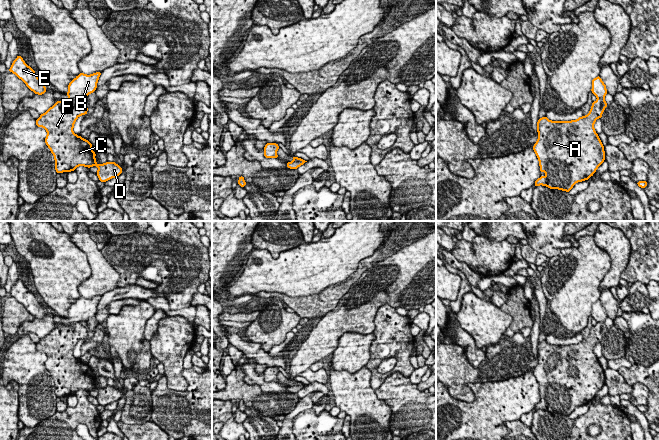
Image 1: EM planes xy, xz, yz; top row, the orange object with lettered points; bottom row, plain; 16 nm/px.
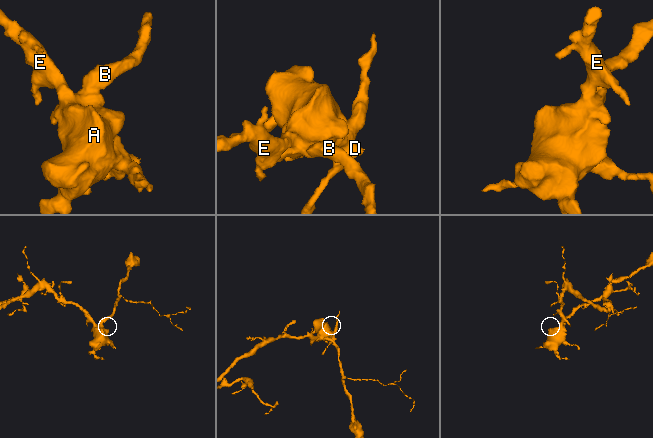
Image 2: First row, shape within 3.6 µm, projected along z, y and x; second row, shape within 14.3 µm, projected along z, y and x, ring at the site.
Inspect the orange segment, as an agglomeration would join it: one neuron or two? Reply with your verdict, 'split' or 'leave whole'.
split

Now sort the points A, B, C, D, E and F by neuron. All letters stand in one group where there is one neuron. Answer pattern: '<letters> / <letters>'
A C D E F / B

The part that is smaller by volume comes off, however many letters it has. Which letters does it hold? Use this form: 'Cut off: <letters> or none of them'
Cut off: B

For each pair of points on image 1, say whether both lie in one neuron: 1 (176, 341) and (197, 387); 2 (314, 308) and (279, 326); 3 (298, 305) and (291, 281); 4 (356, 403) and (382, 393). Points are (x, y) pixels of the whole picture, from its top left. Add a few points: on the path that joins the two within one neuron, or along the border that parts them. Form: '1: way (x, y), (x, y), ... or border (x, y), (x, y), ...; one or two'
1: border (183, 368), (187, 387), (178, 391); two
2: border (294, 311), (301, 317); two
3: border (273, 291), (290, 296), (308, 296), (319, 293); two
4: border (374, 390), (375, 394), (387, 404); two

